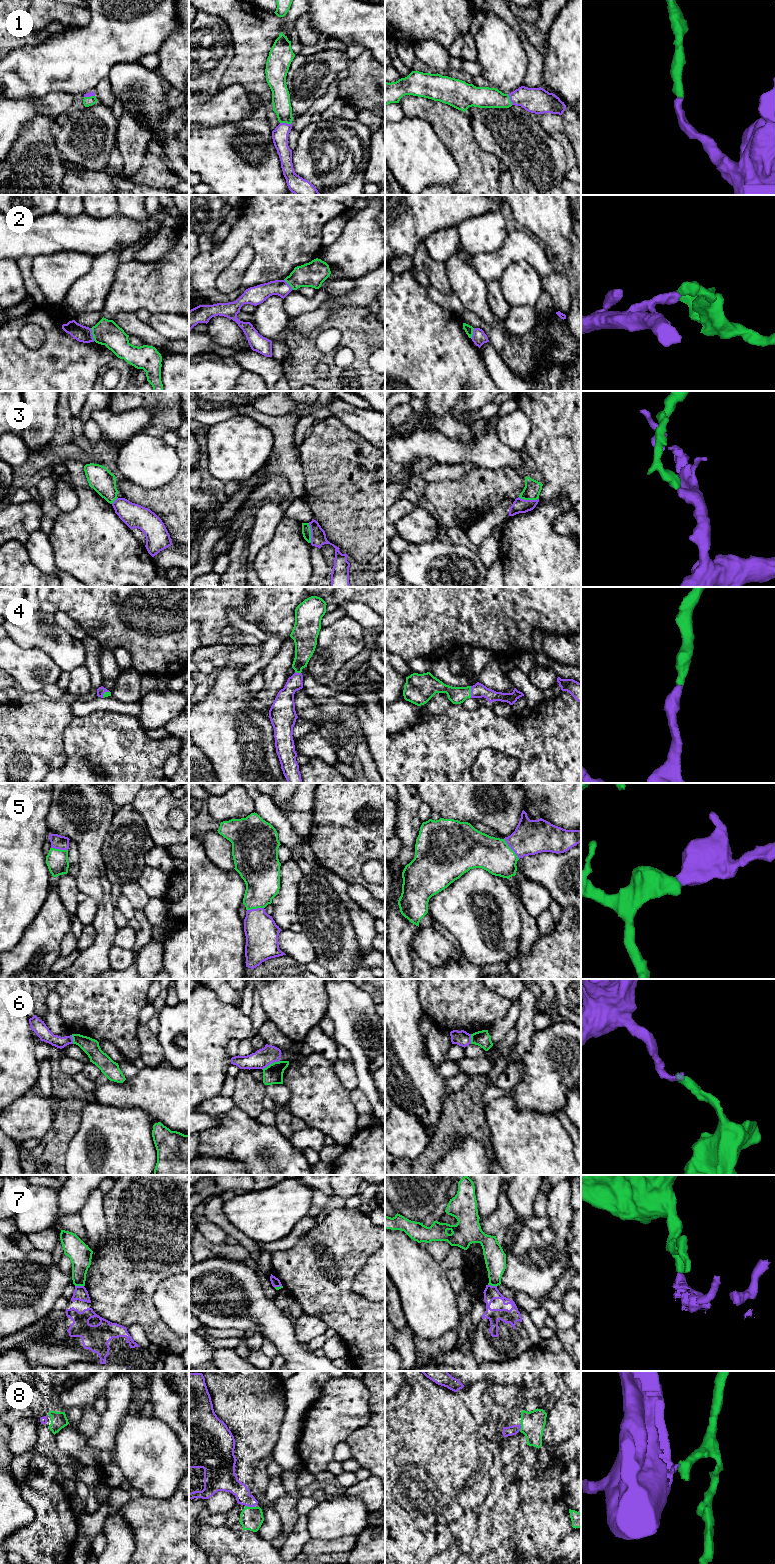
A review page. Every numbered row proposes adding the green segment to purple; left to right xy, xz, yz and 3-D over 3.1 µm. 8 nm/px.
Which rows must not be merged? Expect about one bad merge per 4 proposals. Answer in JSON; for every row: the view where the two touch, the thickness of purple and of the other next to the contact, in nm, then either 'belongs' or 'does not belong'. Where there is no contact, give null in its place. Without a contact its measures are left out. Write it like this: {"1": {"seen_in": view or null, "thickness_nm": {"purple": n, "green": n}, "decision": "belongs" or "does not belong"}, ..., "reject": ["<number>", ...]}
{"1": {"seen_in": "xz", "thickness_nm": {"purple": 130, "green": 140}, "decision": "belongs"}, "2": {"seen_in": "xy", "thickness_nm": {"purple": 130, "green": 220}, "decision": "does not belong"}, "3": {"seen_in": "yz", "thickness_nm": {"purple": 110, "green": 140}, "decision": "does not belong"}, "4": {"seen_in": "yz", "thickness_nm": {"purple": 120, "green": 140}, "decision": "belongs"}, "5": {"seen_in": "yz", "thickness_nm": {"purple": 280, "green": 280}, "decision": "belongs"}, "6": {"seen_in": "xz", "thickness_nm": {"purple": 150, "green": 160}, "decision": "does not belong"}, "7": {"seen_in": "xy", "thickness_nm": {"purple": 120, "green": 180}, "decision": "does not belong"}, "8": {"seen_in": "xz", "thickness_nm": {"purple": 140, "green": 190}, "decision": "belongs"}, "reject": ["2", "3", "6", "7"]}

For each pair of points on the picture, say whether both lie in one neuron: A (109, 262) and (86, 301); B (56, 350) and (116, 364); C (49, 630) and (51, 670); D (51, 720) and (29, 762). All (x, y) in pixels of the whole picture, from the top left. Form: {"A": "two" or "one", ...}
{"A": "one", "B": "two", "C": "two", "D": "one"}

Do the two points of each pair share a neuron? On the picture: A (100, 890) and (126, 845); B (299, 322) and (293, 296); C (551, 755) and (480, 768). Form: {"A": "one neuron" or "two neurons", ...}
{"A": "two neurons", "B": "two neurons", "C": "two neurons"}

